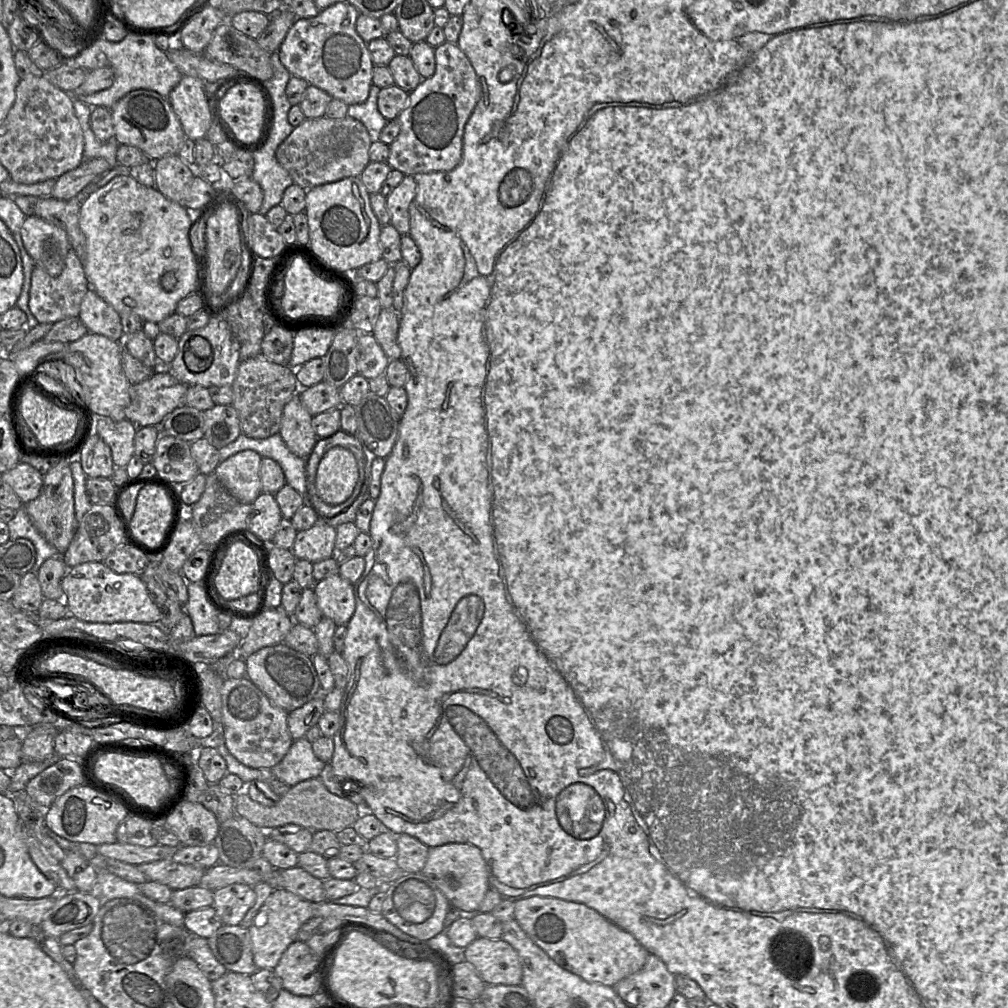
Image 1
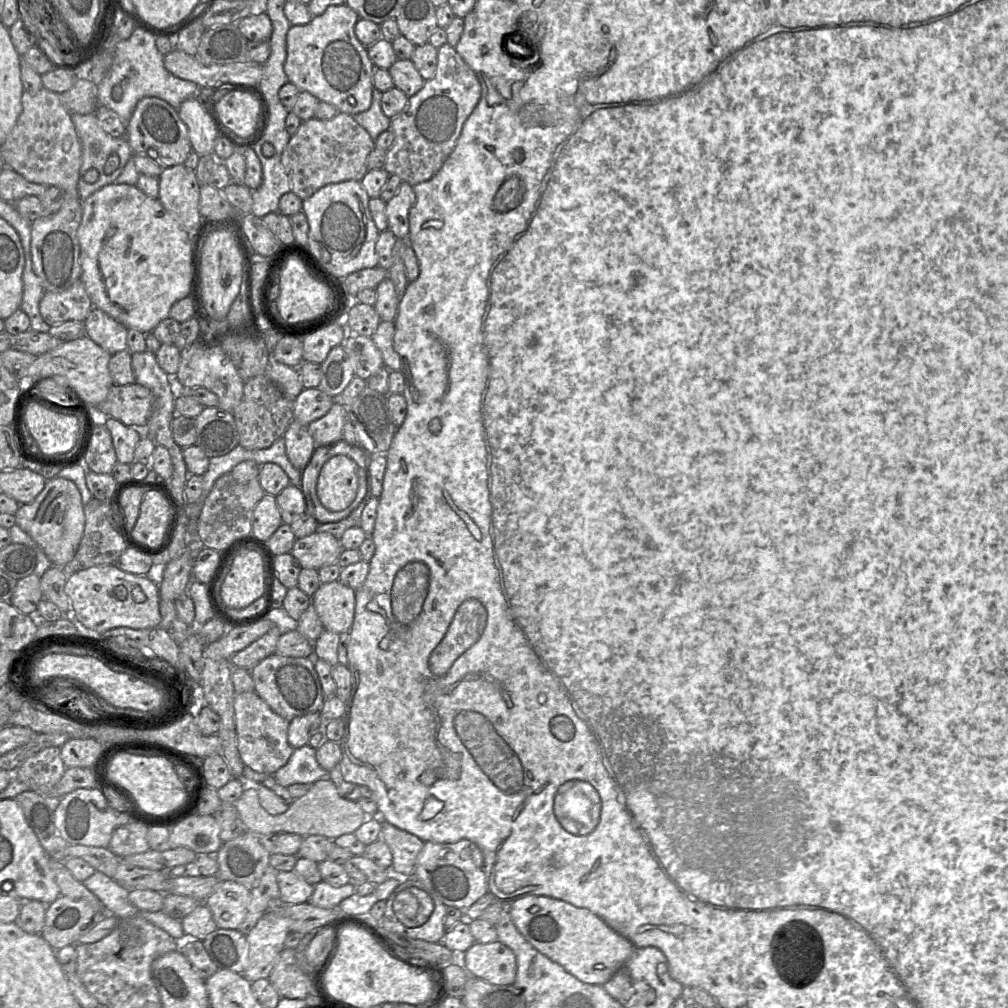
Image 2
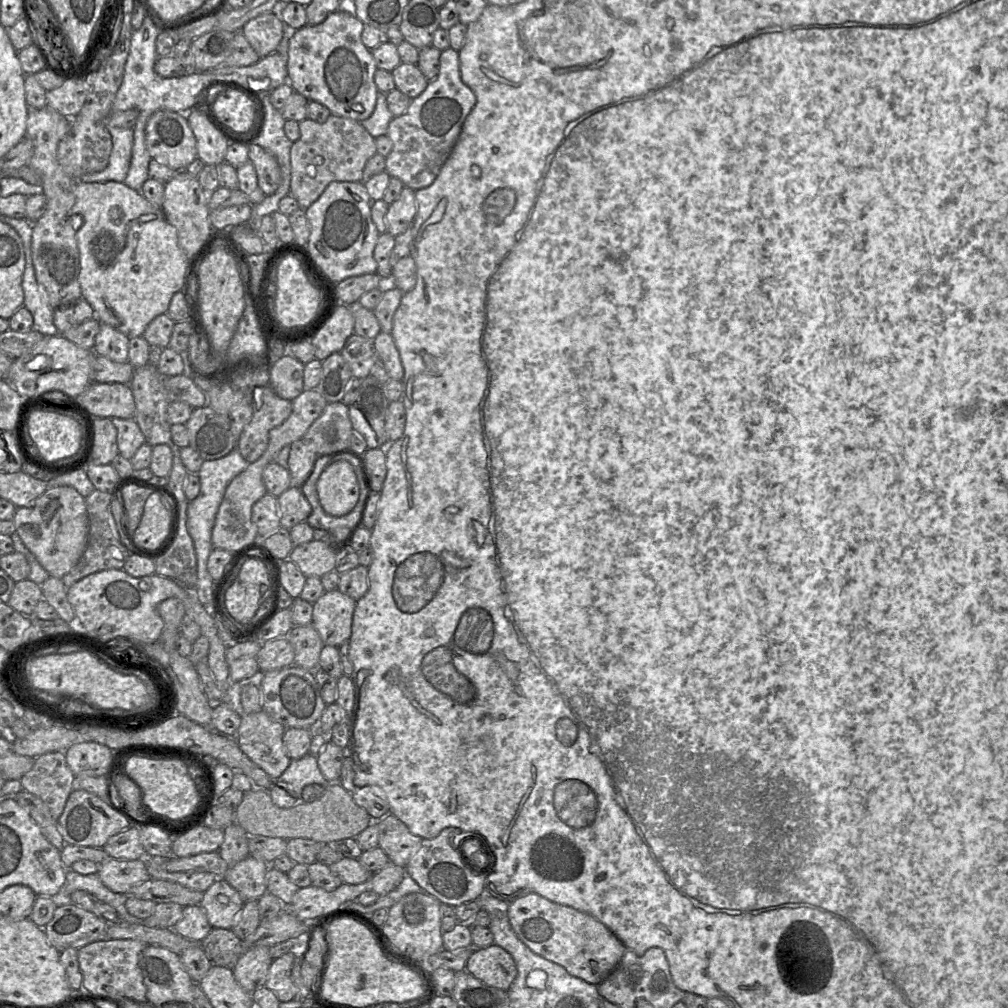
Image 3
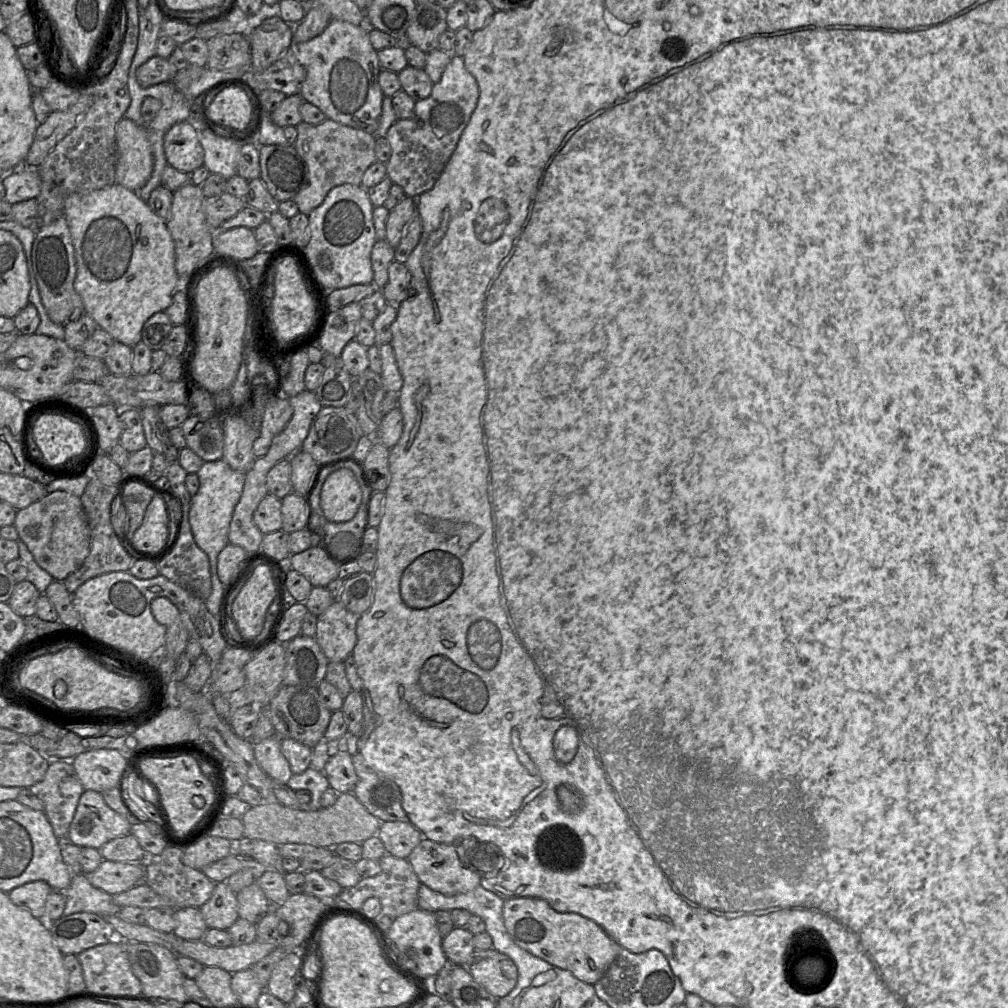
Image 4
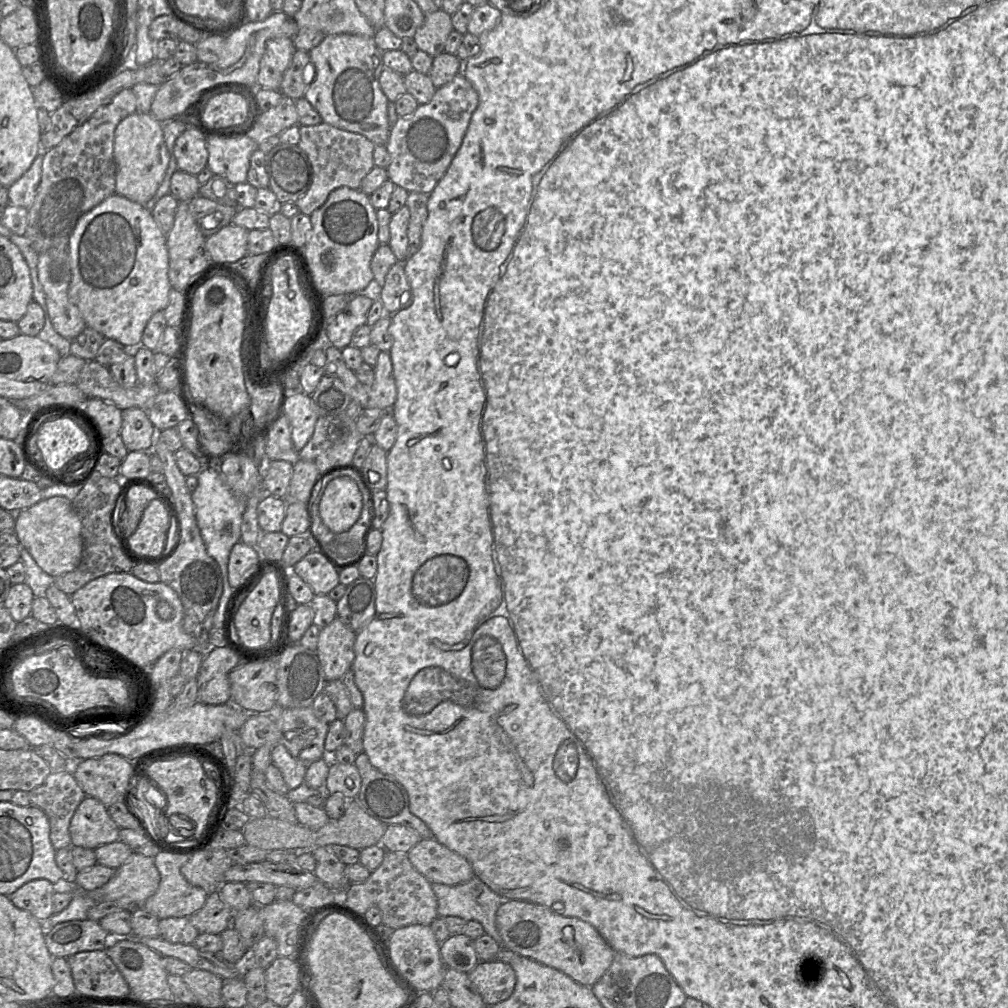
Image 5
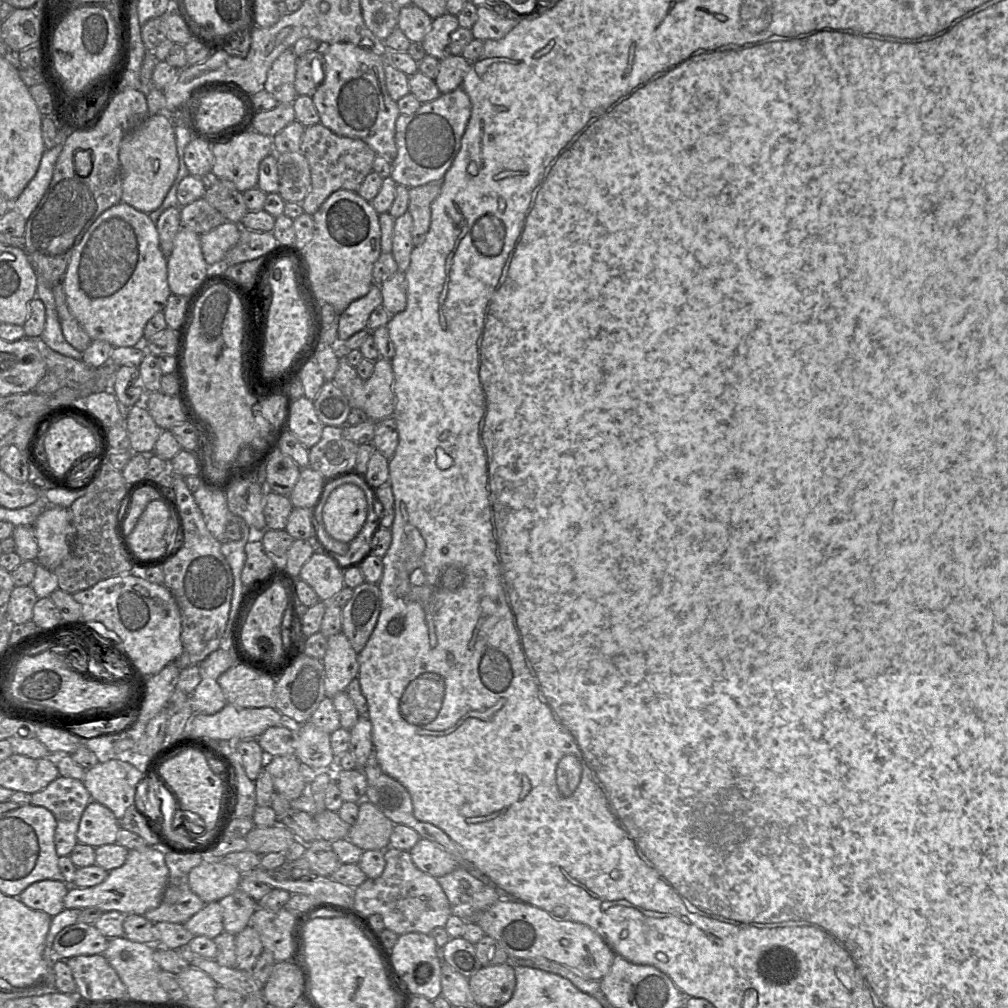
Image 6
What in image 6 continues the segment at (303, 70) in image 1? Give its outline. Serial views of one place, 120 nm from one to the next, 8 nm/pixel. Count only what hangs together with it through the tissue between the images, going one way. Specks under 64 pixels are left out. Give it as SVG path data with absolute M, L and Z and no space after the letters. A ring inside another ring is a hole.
M339 42L322 47L324 80L312 96L313 103L323 126L339 136L359 139L368 144L376 153L390 162L397 154L395 125L400 111L397 102L389 95L385 82L385 60L375 53L351 43Z

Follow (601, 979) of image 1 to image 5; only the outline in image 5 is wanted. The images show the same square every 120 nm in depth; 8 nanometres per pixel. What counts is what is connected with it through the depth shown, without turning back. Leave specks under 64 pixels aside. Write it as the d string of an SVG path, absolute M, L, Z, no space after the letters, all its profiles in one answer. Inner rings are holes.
M505 901L497 911L496 924L502 937L501 947L560 970L587 987L592 987L604 975L616 953L588 922L557 914L545 906L531 902Z

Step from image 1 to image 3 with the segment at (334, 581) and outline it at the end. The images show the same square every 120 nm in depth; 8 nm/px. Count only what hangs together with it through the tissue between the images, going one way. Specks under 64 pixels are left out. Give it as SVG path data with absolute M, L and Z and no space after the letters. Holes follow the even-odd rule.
M338 589L326 591L314 604L312 625L324 645L345 647L352 632L356 601Z

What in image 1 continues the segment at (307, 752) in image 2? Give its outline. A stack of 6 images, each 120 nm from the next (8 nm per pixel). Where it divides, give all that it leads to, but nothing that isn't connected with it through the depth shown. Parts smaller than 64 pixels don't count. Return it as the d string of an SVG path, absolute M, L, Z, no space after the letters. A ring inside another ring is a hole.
M304 737L294 740L282 761L271 770L275 779L292 787L304 780L318 778L325 765L313 752L312 743Z

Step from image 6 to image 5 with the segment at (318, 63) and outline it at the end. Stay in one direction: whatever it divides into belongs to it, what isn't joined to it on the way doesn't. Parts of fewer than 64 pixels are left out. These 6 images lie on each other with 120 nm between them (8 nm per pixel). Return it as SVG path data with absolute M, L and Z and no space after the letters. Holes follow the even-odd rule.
M296 49L284 72L280 92L283 96L297 100L304 97L308 84L313 80L315 69L309 53Z

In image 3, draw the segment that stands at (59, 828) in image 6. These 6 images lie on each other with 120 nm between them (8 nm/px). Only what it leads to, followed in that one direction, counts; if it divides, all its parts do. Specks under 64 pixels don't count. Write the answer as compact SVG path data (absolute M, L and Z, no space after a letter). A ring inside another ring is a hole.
M65 751L48 752L36 757L32 768L20 782L23 790L39 797L57 820L75 789L75 775L67 765Z

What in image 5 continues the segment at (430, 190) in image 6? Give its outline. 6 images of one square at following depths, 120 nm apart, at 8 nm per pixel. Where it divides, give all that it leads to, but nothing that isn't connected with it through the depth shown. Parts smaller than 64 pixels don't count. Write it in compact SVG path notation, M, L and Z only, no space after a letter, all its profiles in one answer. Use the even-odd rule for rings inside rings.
M409 192L406 205L410 211L408 223L407 259L412 257L421 247L422 228L427 218L427 202L429 194Z

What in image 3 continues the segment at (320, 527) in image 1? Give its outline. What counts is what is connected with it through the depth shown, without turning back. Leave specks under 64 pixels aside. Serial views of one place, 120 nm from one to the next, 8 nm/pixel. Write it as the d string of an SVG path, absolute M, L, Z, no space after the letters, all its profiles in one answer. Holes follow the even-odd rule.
M313 539L310 542L294 546L289 560L297 565L306 578L321 578L336 568L339 556L333 552L332 546L324 541Z

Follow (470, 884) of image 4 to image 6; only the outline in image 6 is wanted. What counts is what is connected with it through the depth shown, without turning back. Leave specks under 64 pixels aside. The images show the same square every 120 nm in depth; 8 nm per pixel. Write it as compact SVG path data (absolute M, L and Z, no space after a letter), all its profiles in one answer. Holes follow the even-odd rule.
M420 838L409 852L415 866L434 878L447 875L459 867L455 857L425 838Z

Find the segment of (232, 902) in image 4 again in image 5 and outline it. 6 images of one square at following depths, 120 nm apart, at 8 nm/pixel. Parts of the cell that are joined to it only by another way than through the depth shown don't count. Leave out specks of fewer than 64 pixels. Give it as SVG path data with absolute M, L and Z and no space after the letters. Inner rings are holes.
M215 890L209 892L204 906L189 918L200 933L221 934L231 926L233 913L220 897L219 890Z

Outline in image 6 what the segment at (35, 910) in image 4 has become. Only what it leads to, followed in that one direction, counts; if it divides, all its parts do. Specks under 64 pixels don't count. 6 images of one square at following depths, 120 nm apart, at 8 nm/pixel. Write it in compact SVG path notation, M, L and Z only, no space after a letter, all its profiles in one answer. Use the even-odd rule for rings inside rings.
M41 880L29 885L18 899L27 907L54 917L64 909L63 900L69 887L70 885L64 881Z

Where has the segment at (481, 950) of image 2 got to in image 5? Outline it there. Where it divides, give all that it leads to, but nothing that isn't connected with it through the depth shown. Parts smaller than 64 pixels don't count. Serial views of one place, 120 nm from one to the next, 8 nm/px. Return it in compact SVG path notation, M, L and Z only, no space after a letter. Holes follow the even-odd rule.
M498 960L480 961L469 972L469 978L486 1006L507 1000L516 985L516 973L509 963Z

